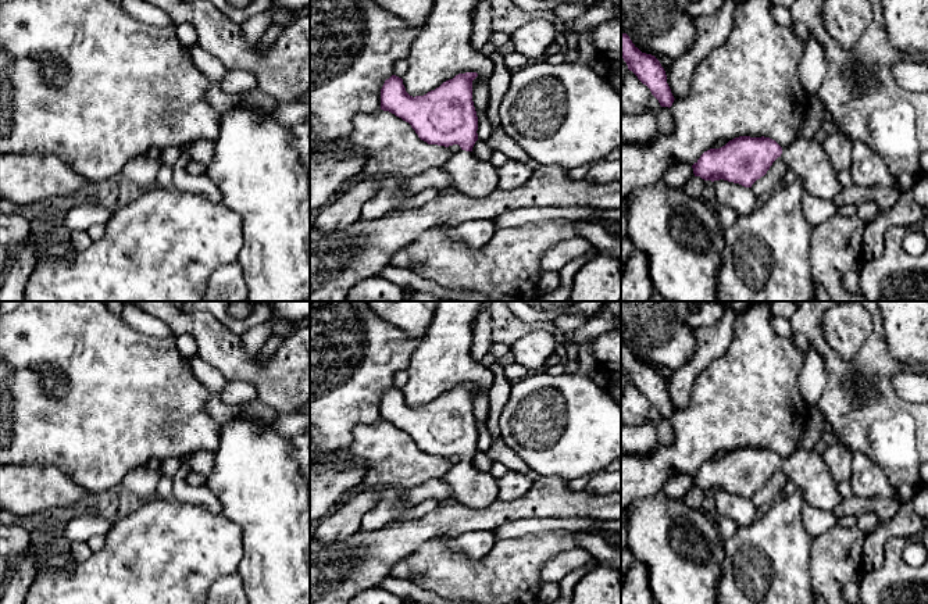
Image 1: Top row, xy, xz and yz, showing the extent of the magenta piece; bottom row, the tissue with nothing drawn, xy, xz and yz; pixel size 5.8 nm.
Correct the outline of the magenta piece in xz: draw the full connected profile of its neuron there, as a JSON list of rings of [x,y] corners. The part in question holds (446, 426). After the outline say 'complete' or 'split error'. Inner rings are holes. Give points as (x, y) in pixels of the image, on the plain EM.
[[[477,383],[458,385],[435,401],[413,408],[406,403],[403,390],[392,386],[381,400],[381,421],[408,433],[418,448],[428,455],[445,458],[458,455],[461,461],[456,462],[440,480],[450,486],[450,498],[456,503],[470,508],[485,508],[499,498],[499,487],[496,478],[477,469],[472,464],[478,451],[478,428],[472,412],[472,392],[477,387]]]; split error

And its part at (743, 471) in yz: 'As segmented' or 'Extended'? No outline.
Extended

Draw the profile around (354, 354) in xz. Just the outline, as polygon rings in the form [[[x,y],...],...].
[[[310,301],[310,443],[317,450],[343,448],[357,426],[379,422],[381,400],[417,346],[417,339],[379,318],[367,301]]]

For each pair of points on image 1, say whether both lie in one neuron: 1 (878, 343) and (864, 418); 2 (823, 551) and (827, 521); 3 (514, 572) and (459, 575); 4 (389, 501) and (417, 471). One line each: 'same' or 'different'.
1: same
2: different
3: same
4: different

